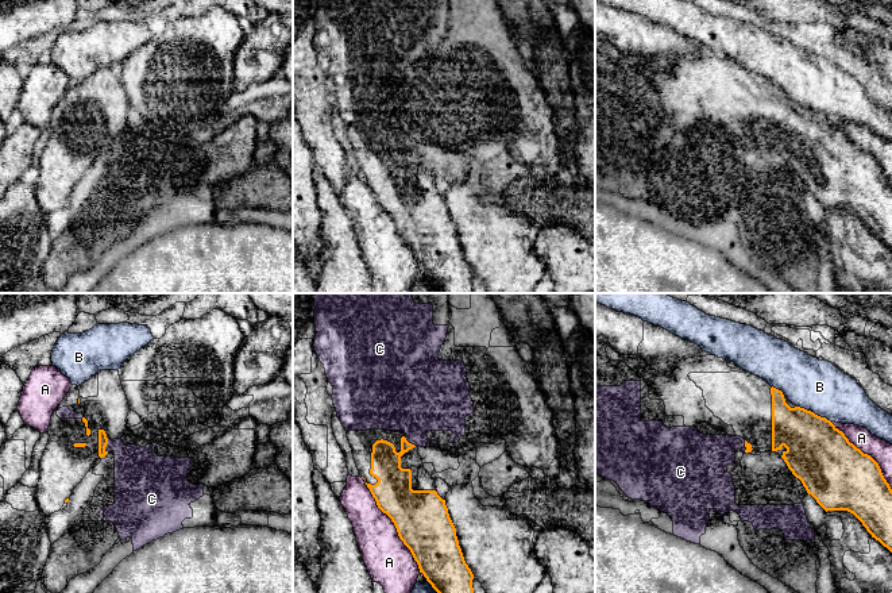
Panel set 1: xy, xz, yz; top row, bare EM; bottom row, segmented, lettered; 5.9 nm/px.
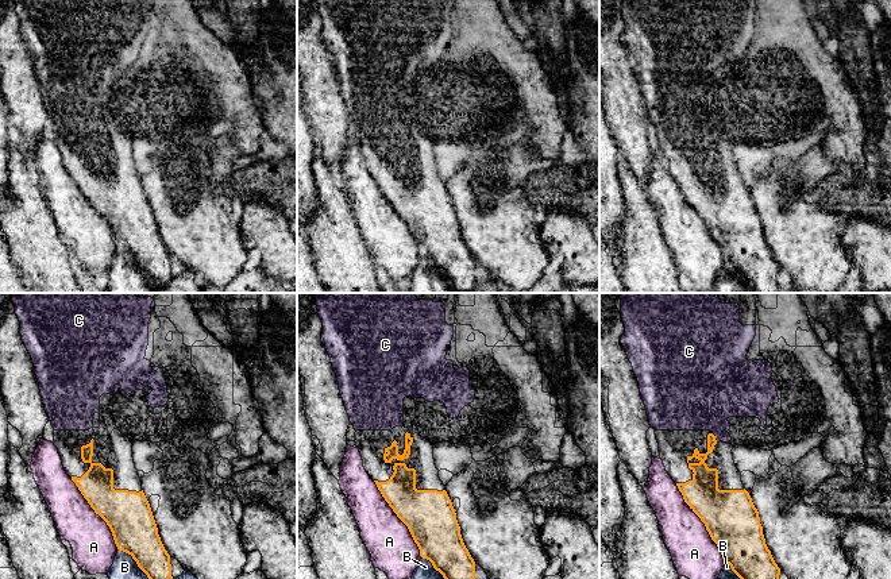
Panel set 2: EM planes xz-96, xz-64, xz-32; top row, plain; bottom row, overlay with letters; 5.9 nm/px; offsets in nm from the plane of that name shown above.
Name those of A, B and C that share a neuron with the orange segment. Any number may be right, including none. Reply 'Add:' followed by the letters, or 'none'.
Add: C

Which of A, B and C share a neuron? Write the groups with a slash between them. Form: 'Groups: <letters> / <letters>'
Groups: A / B / C

